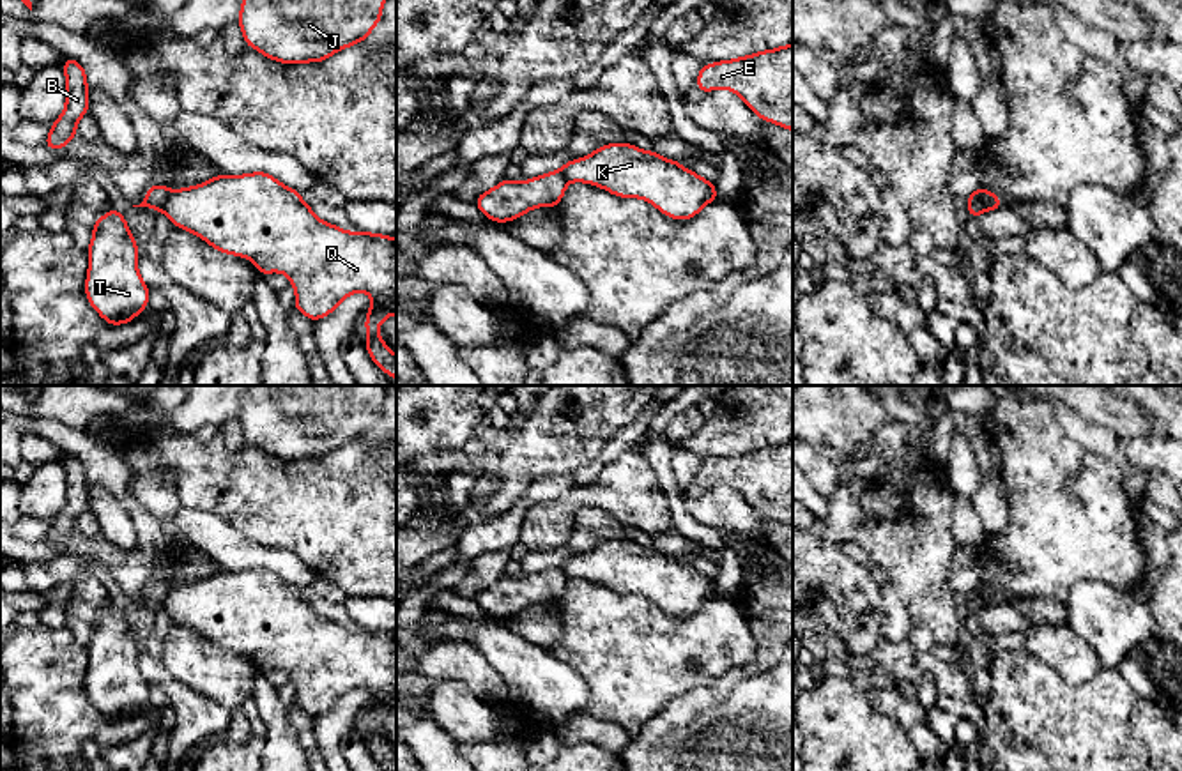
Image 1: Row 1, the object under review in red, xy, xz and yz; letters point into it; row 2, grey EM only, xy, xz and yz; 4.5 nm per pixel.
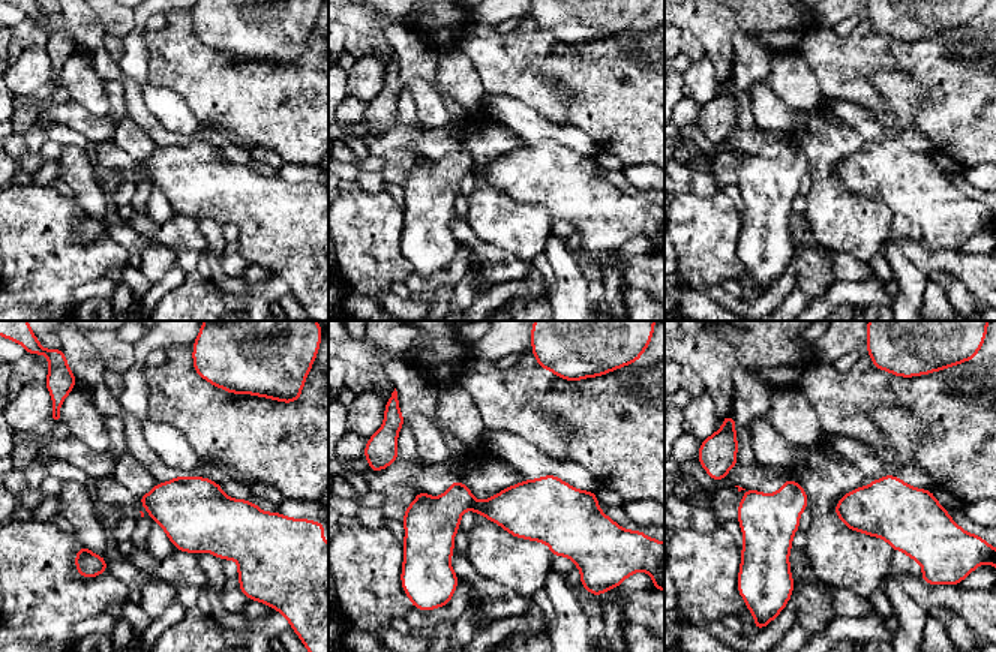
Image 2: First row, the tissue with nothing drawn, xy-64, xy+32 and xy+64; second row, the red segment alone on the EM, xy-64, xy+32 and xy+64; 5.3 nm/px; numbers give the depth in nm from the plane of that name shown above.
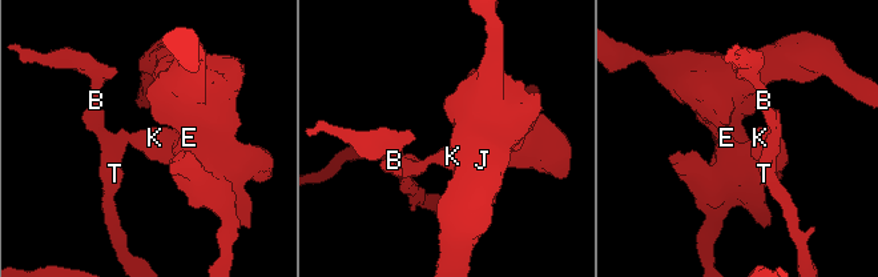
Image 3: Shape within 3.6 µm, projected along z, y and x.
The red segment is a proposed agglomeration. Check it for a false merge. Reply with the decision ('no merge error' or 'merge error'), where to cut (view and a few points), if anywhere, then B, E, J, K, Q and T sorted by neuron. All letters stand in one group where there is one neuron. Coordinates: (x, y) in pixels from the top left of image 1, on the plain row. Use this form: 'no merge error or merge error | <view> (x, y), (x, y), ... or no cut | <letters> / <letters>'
merge error | xy (170, 587), (160, 607) | B T / E J K Q

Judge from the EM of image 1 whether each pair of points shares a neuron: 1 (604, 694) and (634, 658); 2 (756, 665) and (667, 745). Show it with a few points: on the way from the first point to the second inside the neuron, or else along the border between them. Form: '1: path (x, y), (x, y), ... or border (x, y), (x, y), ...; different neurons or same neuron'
1: path (613, 685), (627, 667); same neuron
2: path (731, 679), (713, 694), (699, 699), (678, 720); same neuron

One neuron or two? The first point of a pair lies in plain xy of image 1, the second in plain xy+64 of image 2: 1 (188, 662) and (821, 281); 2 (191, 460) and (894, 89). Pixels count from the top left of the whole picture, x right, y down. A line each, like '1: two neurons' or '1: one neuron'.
1: two neurons
2: two neurons

